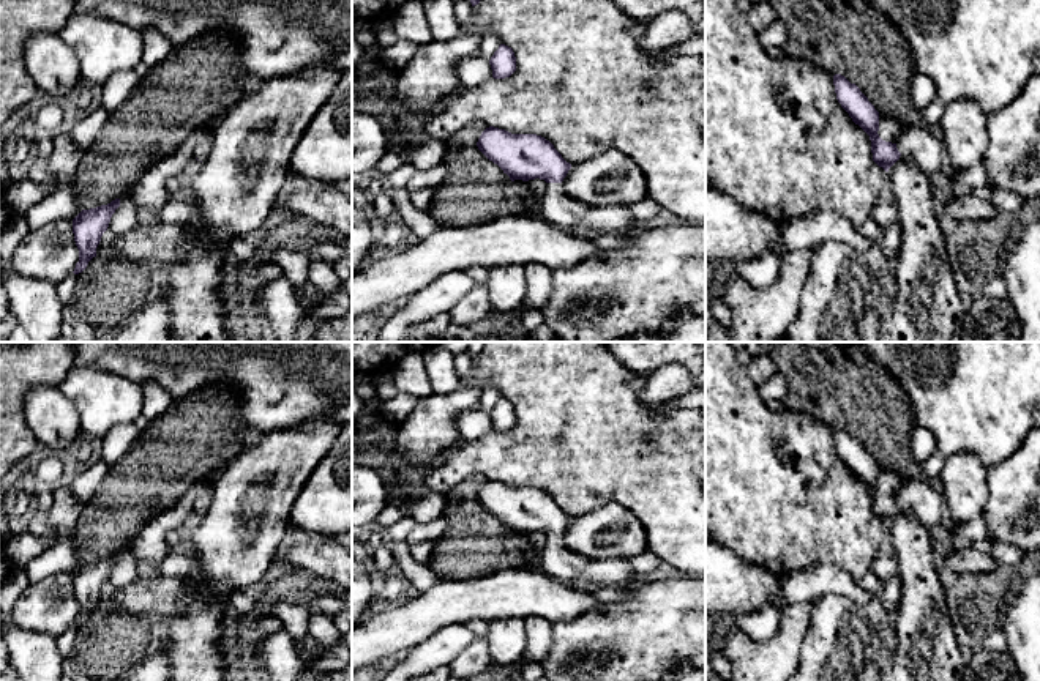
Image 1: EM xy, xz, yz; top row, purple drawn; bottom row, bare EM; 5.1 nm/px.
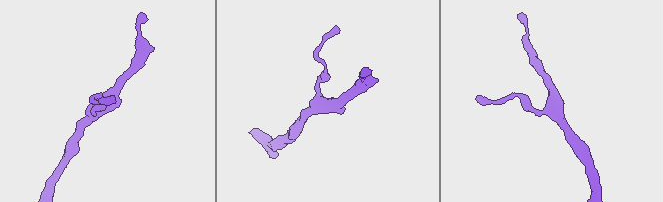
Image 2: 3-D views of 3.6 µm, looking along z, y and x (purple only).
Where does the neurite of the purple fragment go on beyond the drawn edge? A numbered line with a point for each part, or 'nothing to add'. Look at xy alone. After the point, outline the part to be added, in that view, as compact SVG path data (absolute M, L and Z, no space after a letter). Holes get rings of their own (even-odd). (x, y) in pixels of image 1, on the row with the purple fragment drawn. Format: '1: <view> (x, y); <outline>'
1: xy (202, 147); M213 132L207 134L197 142L194 148L194 158L197 158L199 161L204 161L210 151L211 143L213 143Z

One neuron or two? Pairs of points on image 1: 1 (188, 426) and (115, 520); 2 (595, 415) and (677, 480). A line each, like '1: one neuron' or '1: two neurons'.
1: one neuron
2: one neuron

